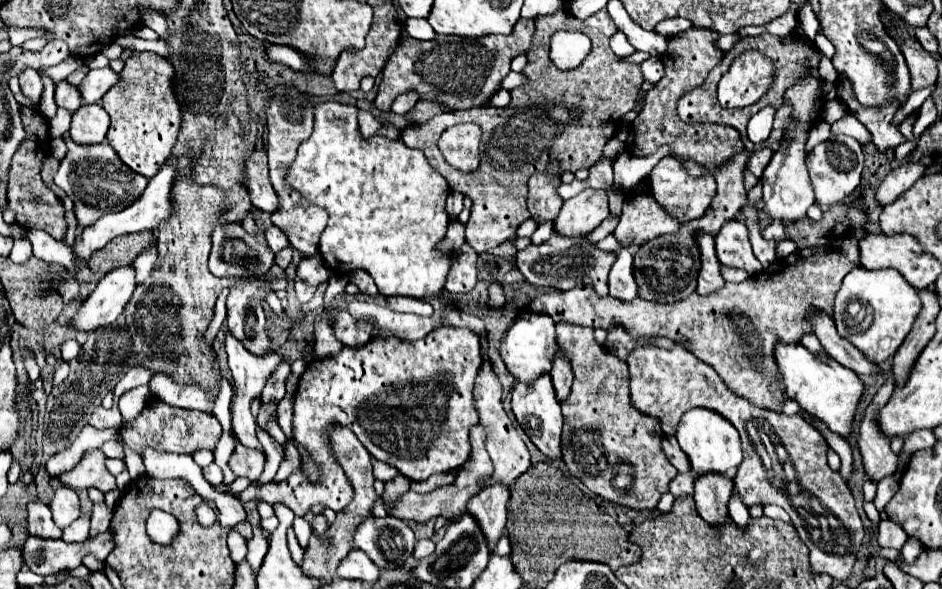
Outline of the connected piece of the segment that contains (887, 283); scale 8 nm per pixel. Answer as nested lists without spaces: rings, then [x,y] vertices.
[[[855,268],[845,274],[841,288],[837,290],[833,320],[839,336],[859,348],[873,364],[881,364],[897,352],[919,310],[921,300],[917,290],[897,270]]]

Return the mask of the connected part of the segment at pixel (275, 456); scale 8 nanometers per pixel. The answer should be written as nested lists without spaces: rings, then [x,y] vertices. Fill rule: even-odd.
[[[257,427],[257,437],[265,449],[266,462],[258,484],[266,484],[273,480],[281,461],[283,460],[284,447],[277,443],[266,431]]]

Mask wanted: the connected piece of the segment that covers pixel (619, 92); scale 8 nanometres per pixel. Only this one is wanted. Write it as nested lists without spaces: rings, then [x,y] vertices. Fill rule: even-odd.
[[[601,10],[599,14],[591,16],[589,20],[581,22],[575,16],[571,16],[571,12],[559,12],[553,16],[537,16],[535,18],[535,34],[533,34],[533,44],[527,50],[527,58],[529,64],[525,66],[523,74],[529,76],[529,82],[517,90],[511,90],[511,104],[507,108],[471,108],[471,110],[459,110],[459,112],[443,112],[437,114],[435,118],[427,120],[423,126],[407,126],[401,130],[401,140],[409,146],[409,148],[419,148],[423,150],[427,162],[441,174],[445,176],[445,180],[449,182],[451,190],[461,192],[463,196],[469,196],[473,200],[473,208],[471,208],[471,218],[465,224],[465,240],[467,244],[477,252],[489,252],[493,250],[497,244],[501,244],[507,238],[515,238],[515,230],[521,222],[525,222],[531,214],[527,210],[527,180],[531,174],[545,170],[547,162],[551,158],[557,158],[561,162],[561,170],[581,170],[581,168],[589,168],[591,164],[597,162],[597,158],[601,158],[603,154],[603,146],[615,136],[621,118],[635,108],[635,100],[639,94],[639,86],[643,82],[639,64],[627,64],[621,62],[611,46],[609,46],[609,38],[617,32],[607,10]],[[559,30],[577,30],[583,32],[587,38],[591,38],[591,52],[589,56],[571,70],[559,70],[551,58],[549,58],[549,48],[551,48],[551,38],[555,32]],[[461,122],[475,122],[483,128],[483,156],[481,156],[481,164],[475,172],[459,172],[459,170],[451,170],[451,166],[445,162],[443,154],[437,148],[437,140],[441,136],[441,132],[445,130],[445,126],[453,126],[453,124],[461,124]]]

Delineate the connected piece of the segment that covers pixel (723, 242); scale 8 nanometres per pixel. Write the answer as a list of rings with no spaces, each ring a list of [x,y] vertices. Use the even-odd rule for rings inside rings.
[[[731,220],[727,222],[727,226],[723,226],[723,230],[719,230],[715,238],[715,248],[721,264],[741,268],[751,276],[761,272],[761,264],[751,252],[747,226],[741,220]]]

